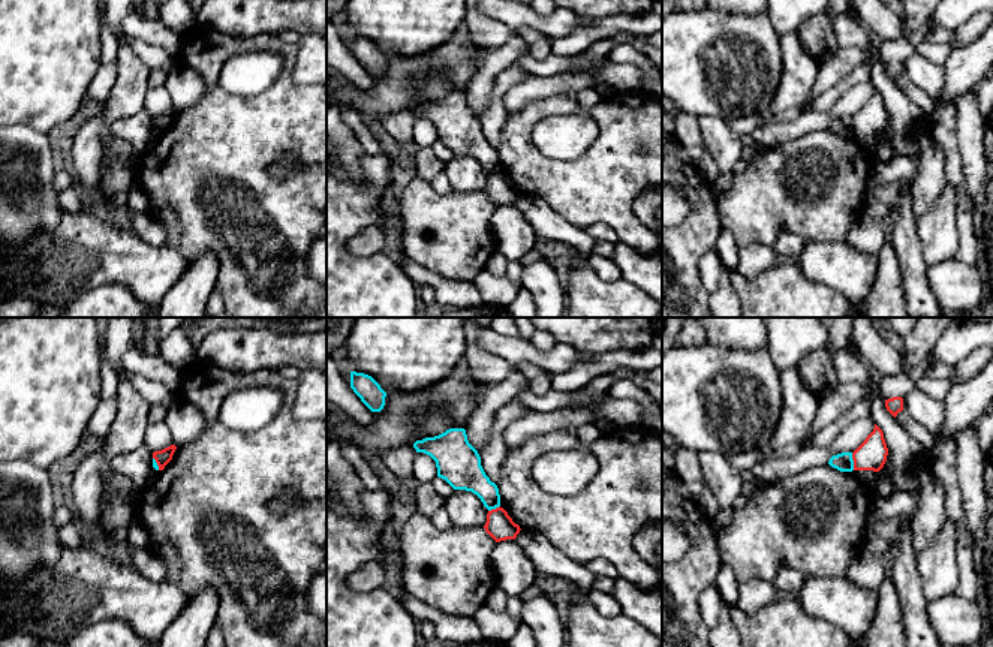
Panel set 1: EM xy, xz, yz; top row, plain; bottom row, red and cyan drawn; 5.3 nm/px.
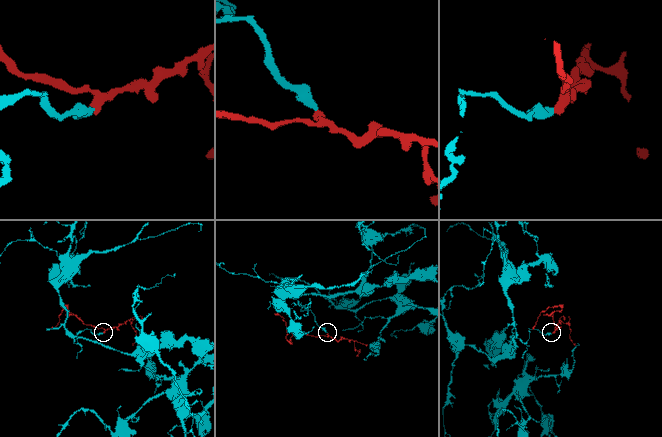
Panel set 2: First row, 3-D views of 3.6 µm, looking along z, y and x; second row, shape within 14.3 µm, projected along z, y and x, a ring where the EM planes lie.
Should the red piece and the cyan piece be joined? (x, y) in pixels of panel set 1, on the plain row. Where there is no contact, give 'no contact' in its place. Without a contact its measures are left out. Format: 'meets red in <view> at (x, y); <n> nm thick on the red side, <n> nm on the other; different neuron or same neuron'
meets red in yz at (854, 126); 160 nm thick on the red side, 100 nm on the other; different neuron

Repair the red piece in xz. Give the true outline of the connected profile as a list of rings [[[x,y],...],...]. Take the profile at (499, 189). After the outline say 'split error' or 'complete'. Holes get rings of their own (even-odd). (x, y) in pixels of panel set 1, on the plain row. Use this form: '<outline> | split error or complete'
[[[500,171],[488,175],[484,193],[496,207],[515,204],[521,195]]] | complete

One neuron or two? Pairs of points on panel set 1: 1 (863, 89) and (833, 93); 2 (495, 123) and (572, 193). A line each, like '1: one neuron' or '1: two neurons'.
1: two neurons
2: two neurons

